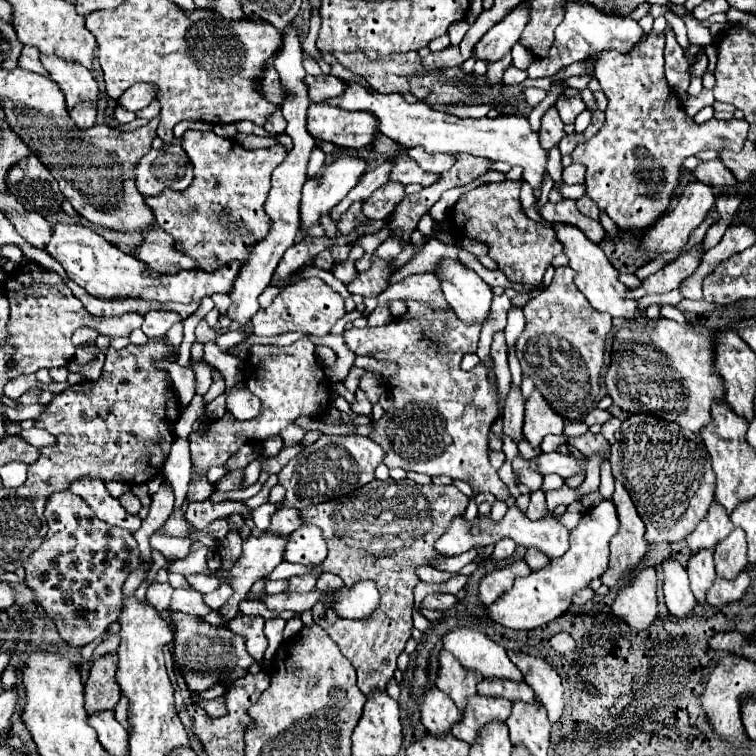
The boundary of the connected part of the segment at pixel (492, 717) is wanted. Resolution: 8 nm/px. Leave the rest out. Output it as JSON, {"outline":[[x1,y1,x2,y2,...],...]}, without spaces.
{"outline":[[471,696,467,710,463,712,463,722,459,722,451,734,467,744,479,742,479,734,483,726,489,722,507,722,511,716,511,702,501,698,485,698,485,696]]}

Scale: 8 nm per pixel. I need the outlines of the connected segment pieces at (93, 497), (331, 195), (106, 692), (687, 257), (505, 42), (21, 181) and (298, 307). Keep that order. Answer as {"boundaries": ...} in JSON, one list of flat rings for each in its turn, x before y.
{"boundaries":[[[81,478,77,482,71,484,69,488,73,494,81,496,91,510,95,512,95,516,103,522,107,522,109,526,119,526,119,528,127,528,131,534,135,534,141,528,141,518,137,514,129,514,119,500,115,500,113,496,109,496,109,492,105,490,105,484,95,480,95,478]],[[339,156,321,170,313,180,307,180,303,186,301,198,301,228,311,228,321,222,321,216,329,214,347,192,359,182,365,170,363,158]],[[107,654,99,658,89,672,85,684,85,710,87,714,97,714,99,710,115,710,119,702,119,684,115,682,117,654]],[[703,242,695,244,691,250,679,254,673,262,665,264,657,274,651,274,649,278,645,278,641,288,631,290,627,298,639,300,645,294,665,294,665,292,677,288,681,280,685,280,687,276,691,276,697,270,697,266,701,264,703,254,705,254]],[[521,4,515,10,511,10,511,14,507,14,507,18,503,18,497,26,493,26,487,32,487,36,483,36,477,42,477,46,475,46,477,58,481,58,485,62,495,62,495,60,503,58,503,54,511,52,511,48,517,44,525,24,527,24,527,6]],[[29,156,9,170,7,188,25,206,25,210,41,216,55,214,65,202,65,196,57,190,55,178,37,156]],[[309,278,285,287,285,290,273,300,273,304,259,310,255,318,251,318,251,322,255,336,281,336,287,332,325,336,329,334,331,326,343,316,345,316,343,298,321,279]]]}

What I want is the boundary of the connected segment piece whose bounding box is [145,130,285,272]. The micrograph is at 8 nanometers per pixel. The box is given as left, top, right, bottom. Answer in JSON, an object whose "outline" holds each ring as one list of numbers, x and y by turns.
{"outline":[[187,130,181,140,183,150,187,152,193,164,193,184,187,190,163,190,159,196,149,196,145,202,151,206,157,224,173,236,175,248,183,254,191,254,199,262,201,270,217,270,227,266,231,260,247,260,249,248,259,242,259,238,267,236,271,222,267,212,263,210,263,202,267,200,271,188,271,172,283,162,285,146,277,144,273,148,263,150,247,150,235,138,221,138,215,132,197,132]]}

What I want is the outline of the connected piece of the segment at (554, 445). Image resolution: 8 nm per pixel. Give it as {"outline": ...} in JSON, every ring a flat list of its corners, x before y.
{"outline":[[547,436,541,442,541,450,543,452,555,452,555,450,559,450,559,446,569,446,569,442,567,442,565,436]]}

